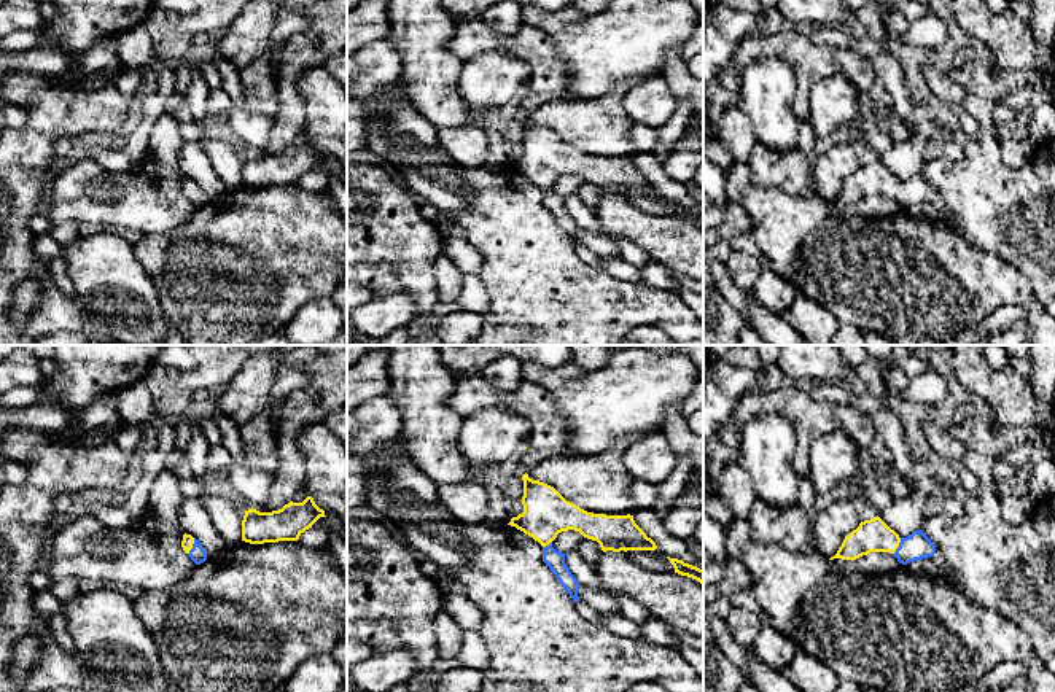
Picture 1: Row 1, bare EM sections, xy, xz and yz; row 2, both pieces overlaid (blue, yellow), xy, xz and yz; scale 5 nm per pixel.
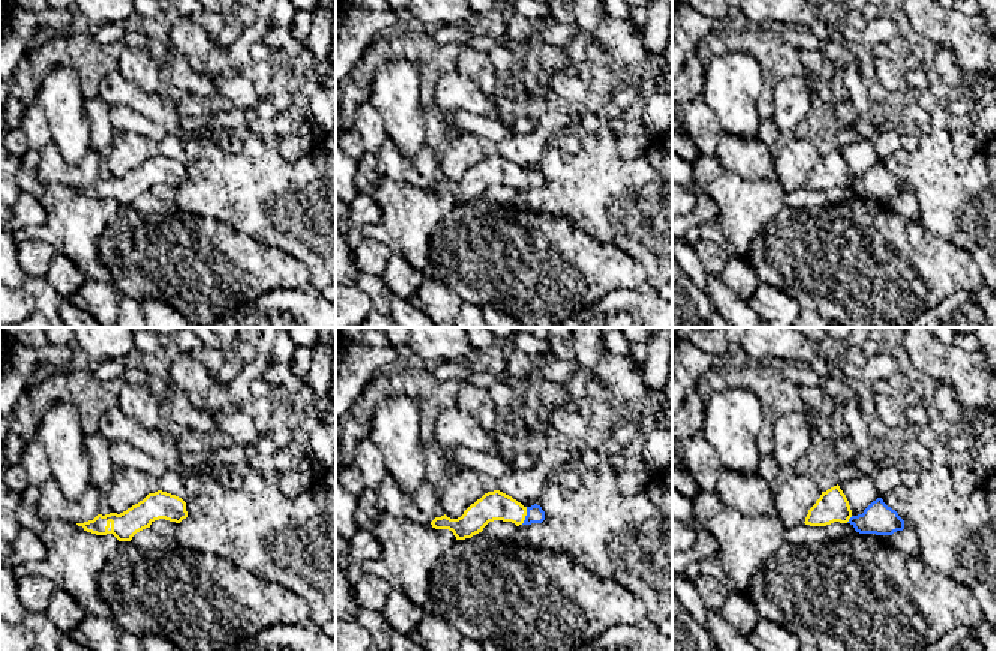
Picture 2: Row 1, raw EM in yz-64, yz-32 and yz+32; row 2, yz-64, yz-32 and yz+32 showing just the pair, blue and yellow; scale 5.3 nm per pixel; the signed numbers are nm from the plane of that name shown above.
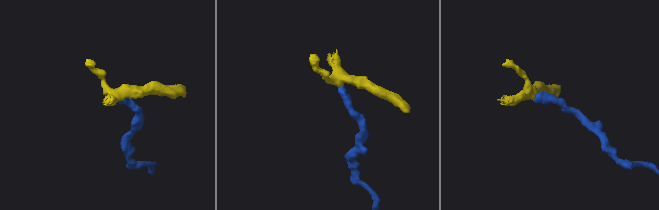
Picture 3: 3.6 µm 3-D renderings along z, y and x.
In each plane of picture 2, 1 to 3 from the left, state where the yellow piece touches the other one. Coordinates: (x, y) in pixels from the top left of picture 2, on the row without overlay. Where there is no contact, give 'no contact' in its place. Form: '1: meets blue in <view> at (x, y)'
1: no contact
2: meets blue in yz-32 at (525, 180)
3: meets blue in yz+32 at (849, 183)

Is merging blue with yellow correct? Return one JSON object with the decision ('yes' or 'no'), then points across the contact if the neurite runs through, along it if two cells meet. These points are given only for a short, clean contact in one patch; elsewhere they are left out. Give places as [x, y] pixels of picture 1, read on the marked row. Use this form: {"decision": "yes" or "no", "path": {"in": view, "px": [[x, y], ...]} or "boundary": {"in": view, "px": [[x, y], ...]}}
{"decision": "yes", "path": {"in": "xy", "px": [[198, 554], [193, 546], [188, 540]]}}

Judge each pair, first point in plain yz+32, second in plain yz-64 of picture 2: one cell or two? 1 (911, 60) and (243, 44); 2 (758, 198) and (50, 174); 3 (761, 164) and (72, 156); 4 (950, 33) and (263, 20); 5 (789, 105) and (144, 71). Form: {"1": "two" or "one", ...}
{"1": "one", "2": "two", "3": "two", "4": "two", "5": "two"}

